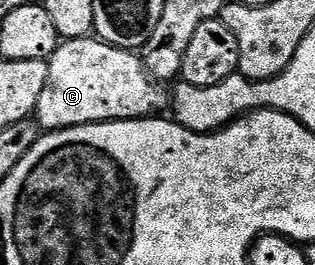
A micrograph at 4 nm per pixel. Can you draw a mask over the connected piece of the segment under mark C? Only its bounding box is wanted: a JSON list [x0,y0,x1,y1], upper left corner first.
[35,37,171,132]

